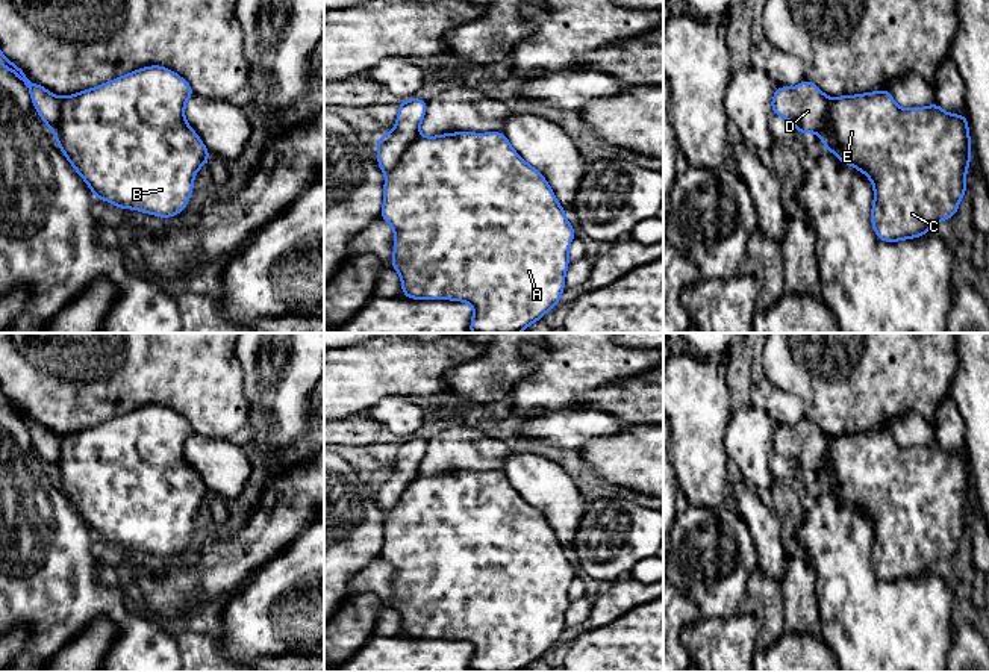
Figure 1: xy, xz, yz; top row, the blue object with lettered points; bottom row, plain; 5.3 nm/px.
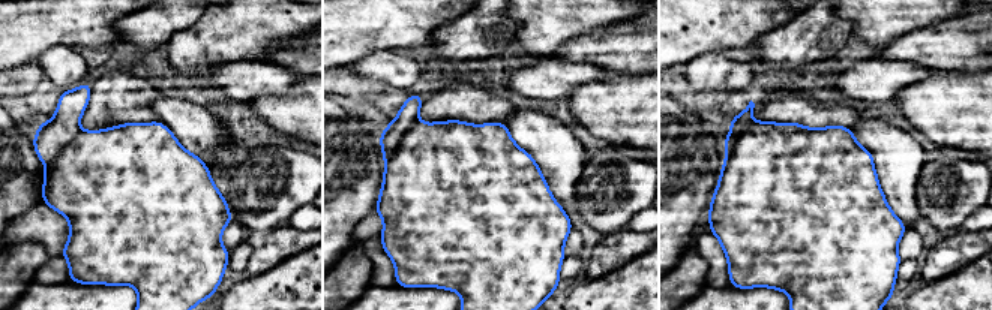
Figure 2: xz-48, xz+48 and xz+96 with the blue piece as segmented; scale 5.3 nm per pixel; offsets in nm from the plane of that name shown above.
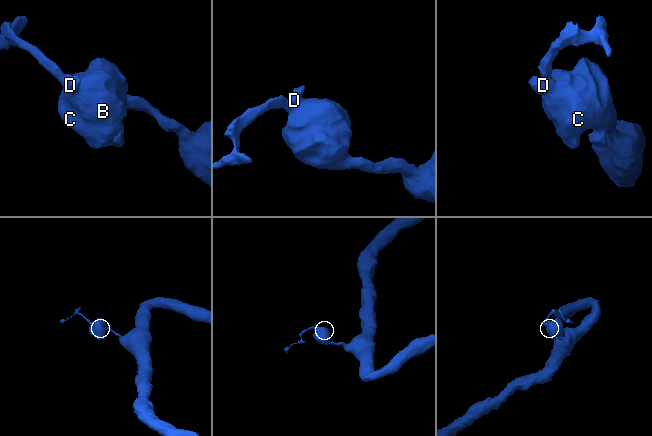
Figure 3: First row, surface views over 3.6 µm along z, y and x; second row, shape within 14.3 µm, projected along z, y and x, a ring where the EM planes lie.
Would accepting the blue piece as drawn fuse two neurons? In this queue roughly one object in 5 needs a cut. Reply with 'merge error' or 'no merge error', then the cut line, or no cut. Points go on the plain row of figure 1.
merge error | xz (420, 474), (385, 512)

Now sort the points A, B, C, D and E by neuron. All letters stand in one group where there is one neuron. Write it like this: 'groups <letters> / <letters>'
groups A B C E / D

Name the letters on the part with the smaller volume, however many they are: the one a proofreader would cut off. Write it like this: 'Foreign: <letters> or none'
Foreign: D

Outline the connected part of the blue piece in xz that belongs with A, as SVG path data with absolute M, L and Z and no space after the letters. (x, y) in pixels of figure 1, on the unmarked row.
M456 471L438 475L420 474L400 496L400 501L386 512L383 525L383 546L380 557L394 568L394 592L391 607L401 616L403 636L412 639L451 639L473 645L471 672L519 672L559 643L565 628L565 613L569 605L568 589L576 569L559 543L545 516L527 502L510 484L503 471Z

